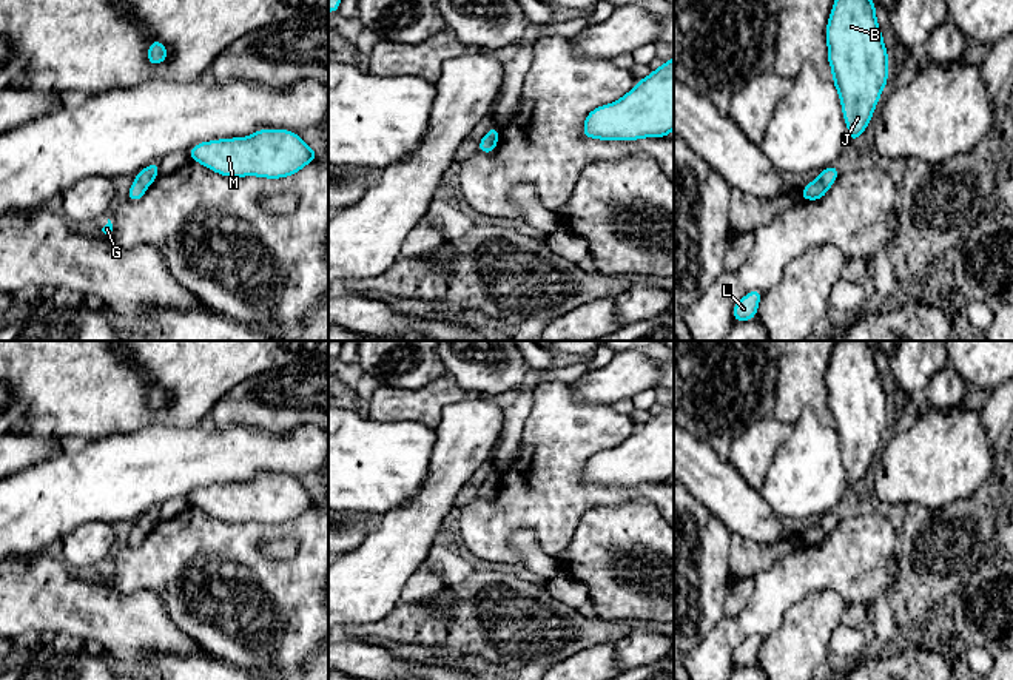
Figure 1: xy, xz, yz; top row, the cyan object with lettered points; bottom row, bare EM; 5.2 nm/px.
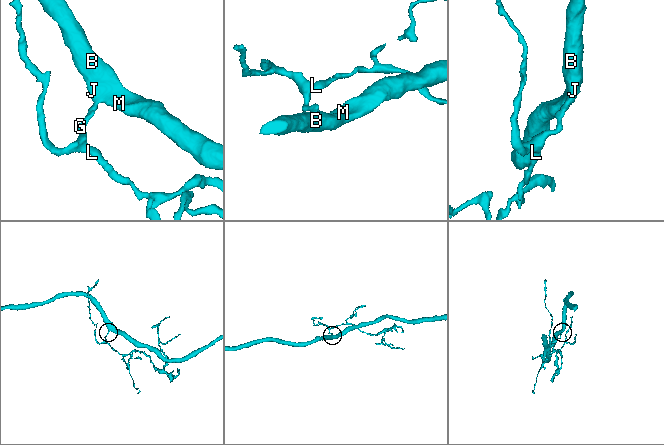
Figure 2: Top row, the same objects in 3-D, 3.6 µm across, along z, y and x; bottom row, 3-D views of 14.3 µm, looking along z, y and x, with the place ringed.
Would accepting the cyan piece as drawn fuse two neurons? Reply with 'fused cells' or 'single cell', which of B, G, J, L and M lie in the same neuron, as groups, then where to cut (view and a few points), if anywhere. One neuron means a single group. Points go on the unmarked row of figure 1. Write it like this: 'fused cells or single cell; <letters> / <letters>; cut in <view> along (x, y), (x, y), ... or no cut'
fused cells; B J M / G L; cut in xy along (134, 523), (147, 532)

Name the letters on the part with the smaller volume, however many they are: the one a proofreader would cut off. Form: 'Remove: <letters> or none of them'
Remove: G, L

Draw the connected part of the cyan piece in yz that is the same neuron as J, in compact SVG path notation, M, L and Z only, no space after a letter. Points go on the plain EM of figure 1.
M837 341L826 369L828 407L850 489L867 475L888 427L888 398L870 341Z

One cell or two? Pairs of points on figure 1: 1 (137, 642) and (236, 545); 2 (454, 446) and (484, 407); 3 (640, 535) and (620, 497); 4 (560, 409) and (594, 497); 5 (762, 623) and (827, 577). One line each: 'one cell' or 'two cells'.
1: two cells
2: one cell
3: two cells
4: one cell
5: one cell

